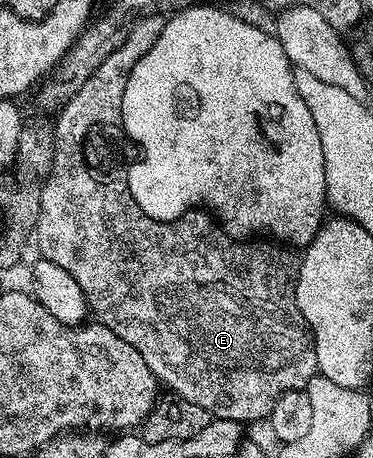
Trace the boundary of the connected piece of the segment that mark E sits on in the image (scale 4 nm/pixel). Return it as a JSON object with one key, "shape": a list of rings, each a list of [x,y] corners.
{"shape":[[[142,16],[127,34],[127,42],[123,42],[123,46],[119,46],[111,54],[107,54],[107,58],[103,58],[99,70],[95,70],[95,74],[91,74],[91,78],[87,78],[87,82],[83,82],[83,86],[79,86],[79,90],[75,90],[72,98],[59,109],[57,124],[55,123],[53,131],[53,165],[50,166],[50,170],[40,186],[41,209],[35,229],[35,244],[37,240],[37,248],[41,251],[40,255],[44,259],[55,262],[55,266],[63,266],[63,270],[67,270],[67,274],[71,274],[71,278],[75,278],[79,282],[92,315],[100,323],[107,325],[112,332],[119,334],[119,338],[123,338],[123,342],[131,342],[131,346],[135,346],[135,350],[139,350],[139,354],[143,354],[143,362],[147,362],[151,374],[155,374],[157,381],[164,387],[166,384],[169,387],[166,389],[172,395],[187,398],[187,402],[195,402],[195,406],[203,406],[203,410],[207,410],[210,417],[218,420],[236,420],[238,424],[245,426],[248,425],[248,420],[263,419],[264,421],[269,418],[281,395],[287,394],[288,391],[304,389],[311,377],[318,375],[317,347],[313,341],[313,332],[309,329],[309,323],[305,321],[301,311],[297,309],[298,253],[277,242],[254,242],[252,239],[233,240],[223,231],[220,223],[205,210],[184,212],[182,216],[177,218],[177,236],[171,236],[171,242],[175,242],[173,246],[159,246],[155,242],[147,242],[147,238],[143,238],[143,242],[139,242],[139,244],[133,240],[125,240],[125,236],[123,236],[123,240],[119,240],[119,236],[111,236],[111,226],[115,228],[115,224],[105,222],[107,214],[103,214],[103,210],[105,210],[103,196],[93,192],[93,182],[91,182],[91,178],[85,170],[83,158],[81,158],[81,138],[87,132],[87,126],[91,126],[95,122],[115,122],[117,120],[117,108],[123,106],[123,90],[127,86],[127,78],[131,74],[135,62],[139,62],[139,58],[143,58],[143,54],[147,54],[147,50],[151,50],[151,46],[155,46],[155,38],[159,38],[165,21],[166,17],[164,16]]]}

